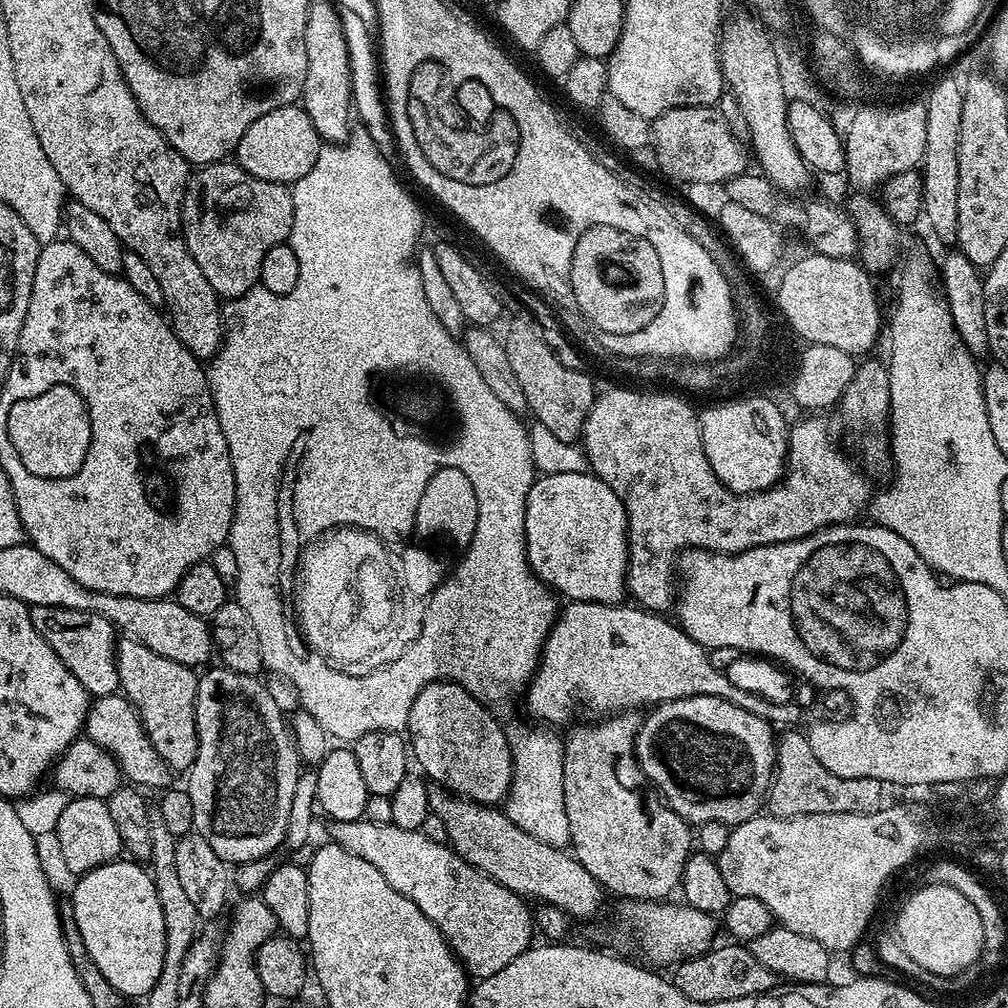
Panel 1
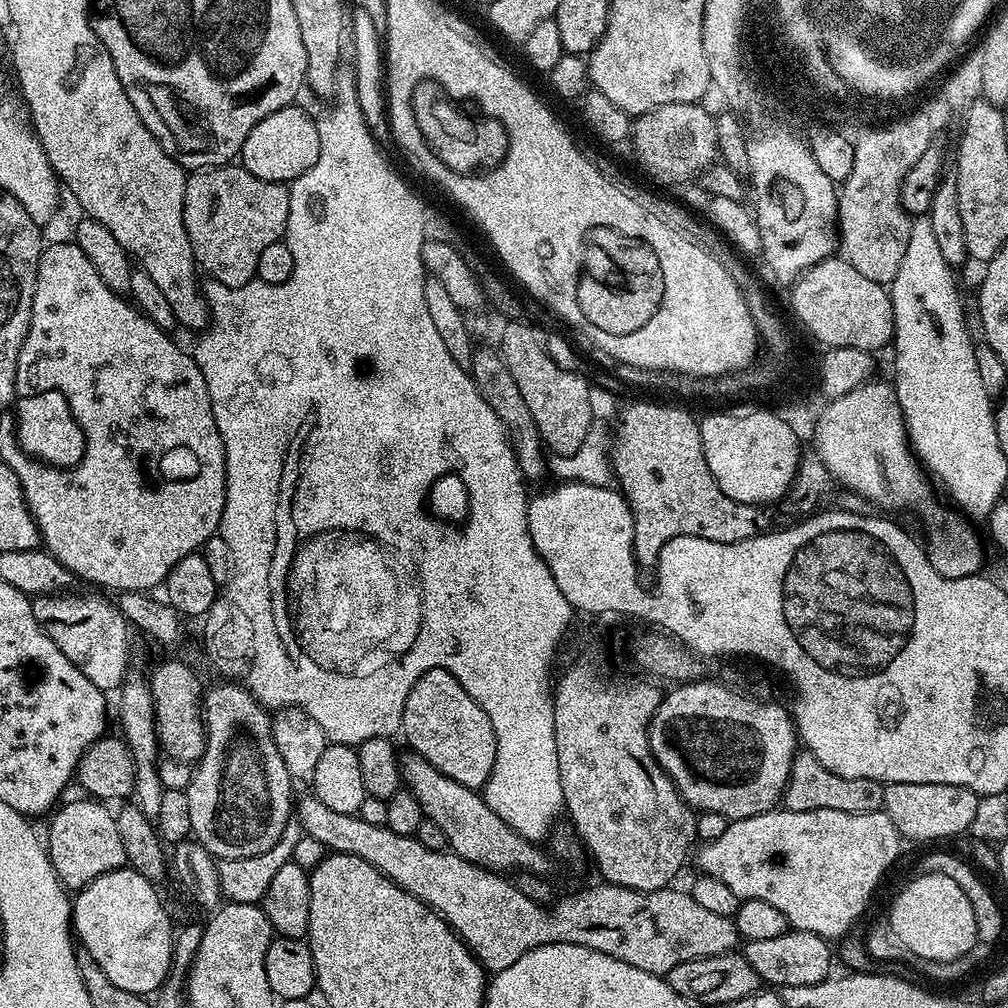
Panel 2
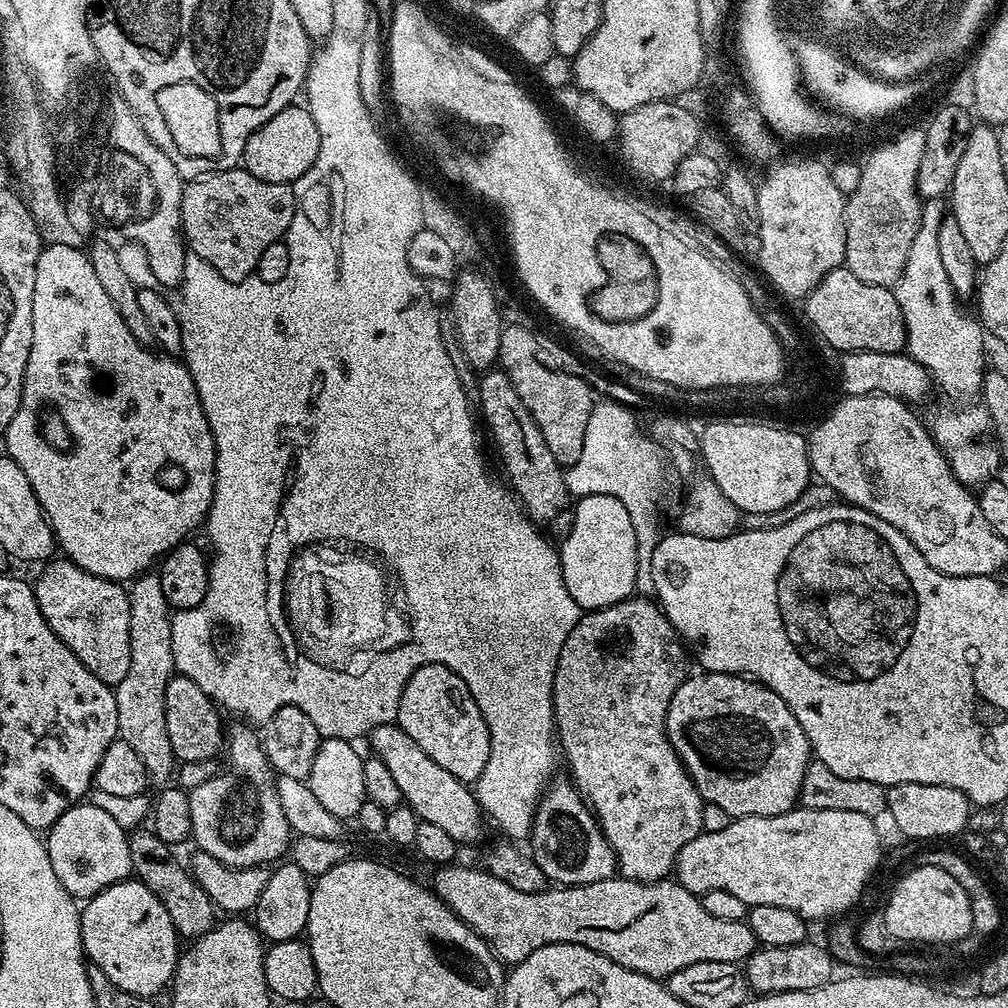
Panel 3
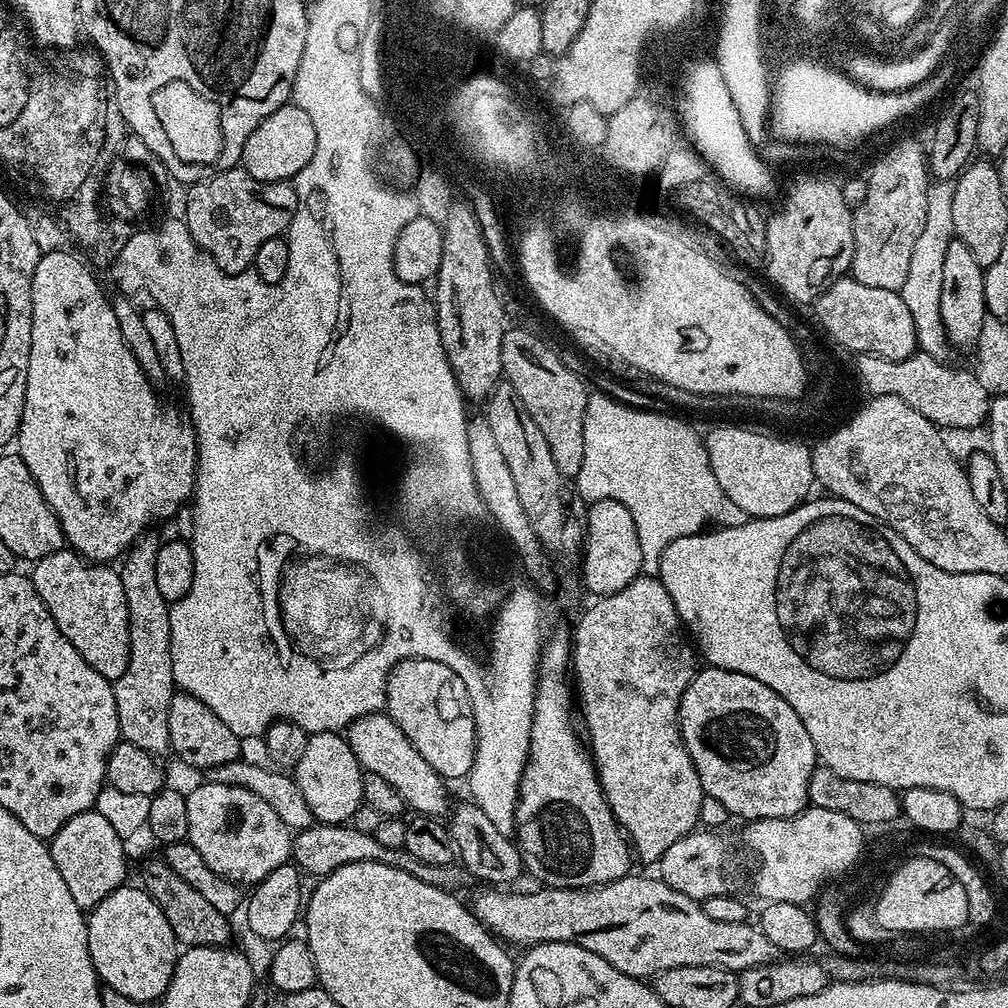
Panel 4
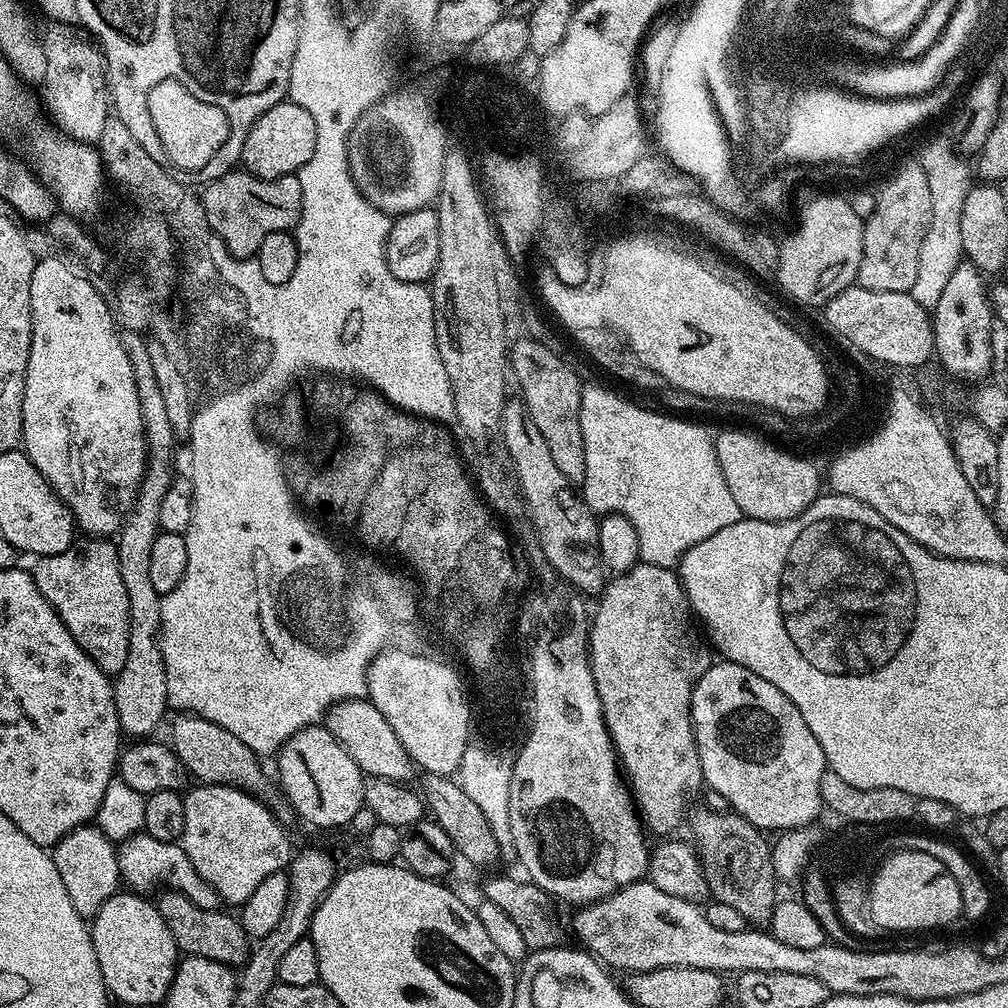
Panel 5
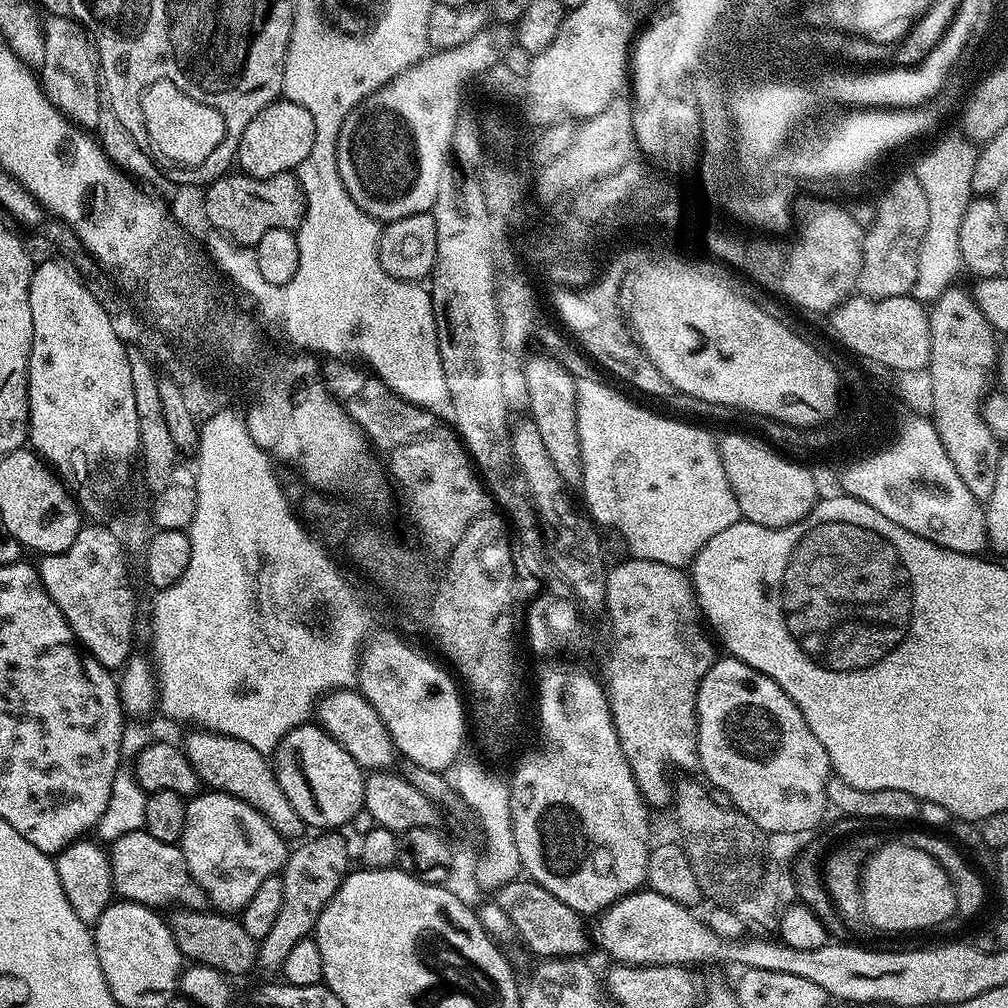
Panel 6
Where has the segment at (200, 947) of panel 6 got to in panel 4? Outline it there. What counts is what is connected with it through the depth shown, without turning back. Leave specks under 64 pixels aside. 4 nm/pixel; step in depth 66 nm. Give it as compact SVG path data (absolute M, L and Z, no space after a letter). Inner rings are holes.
M163 858L148 860L140 868L142 887L148 895L154 898L156 905L166 914L166 922L170 922L170 930L174 934L177 945L184 948L197 948L198 946L224 946L229 943L232 936L232 928L229 917L218 914L190 882L182 882L179 874L168 865Z

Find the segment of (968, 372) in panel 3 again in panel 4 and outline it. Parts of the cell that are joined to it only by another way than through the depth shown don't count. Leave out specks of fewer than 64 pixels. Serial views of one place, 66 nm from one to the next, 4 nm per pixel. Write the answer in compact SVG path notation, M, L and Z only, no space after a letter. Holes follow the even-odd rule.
M948 182L929 183L926 194L926 226L918 242L914 242L914 258L910 258L910 274L900 287L902 302L910 309L910 318L914 318L916 343L919 351L929 352L931 356L940 356L943 348L949 347L948 335L942 322L942 266L946 263L946 246L954 239L954 194L953 185Z

